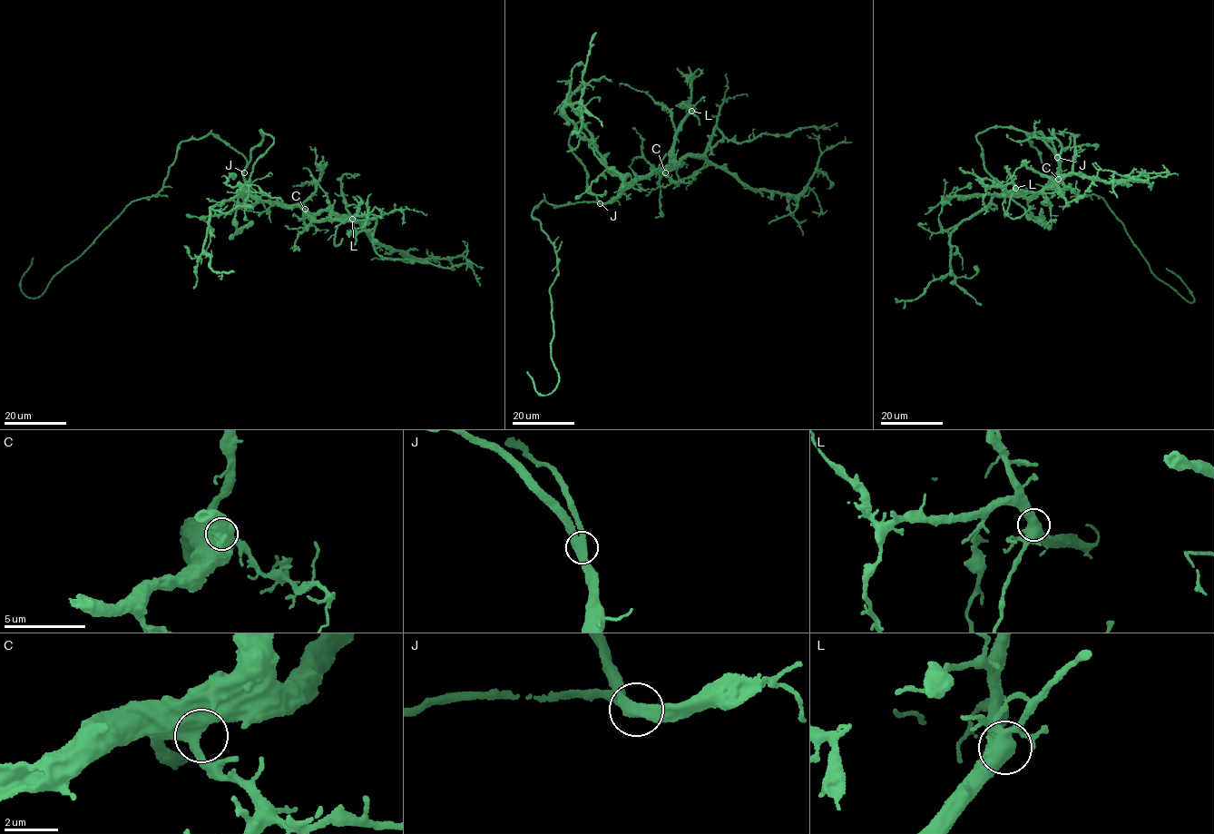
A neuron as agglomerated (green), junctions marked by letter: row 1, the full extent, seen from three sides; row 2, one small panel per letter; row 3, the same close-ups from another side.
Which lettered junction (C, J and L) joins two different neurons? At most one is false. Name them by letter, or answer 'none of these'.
none of these

